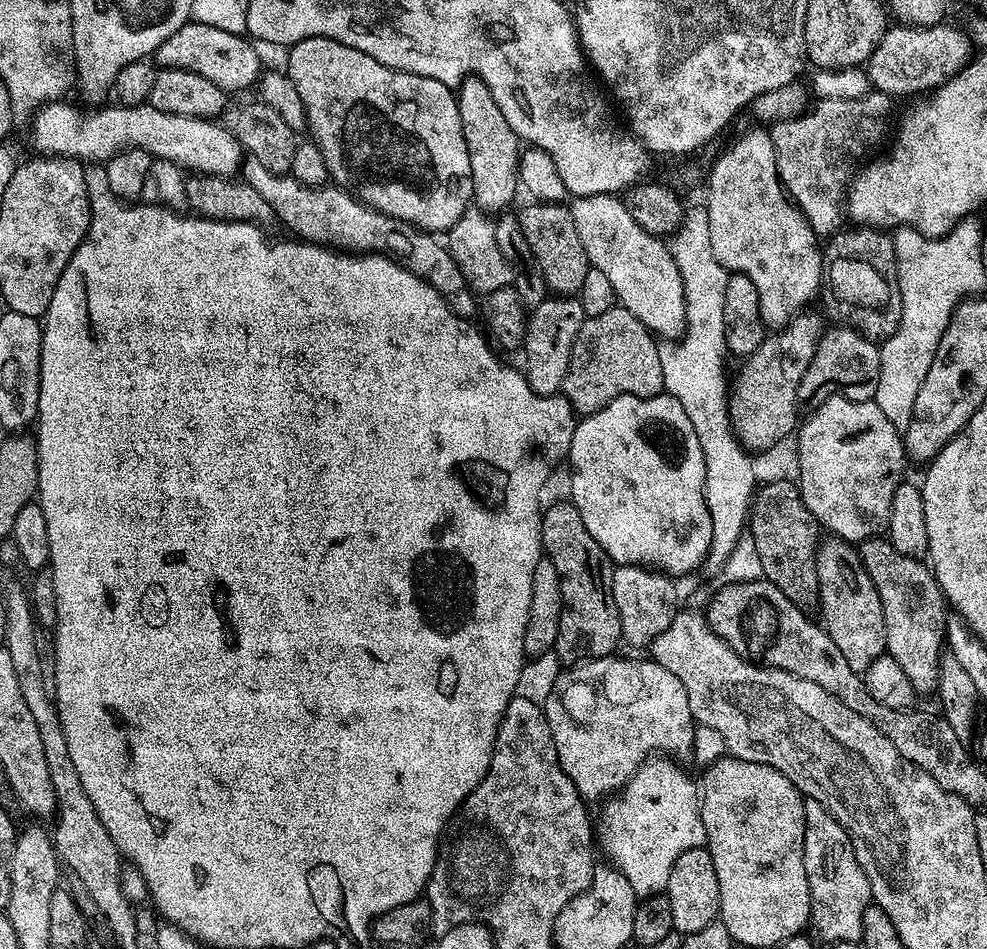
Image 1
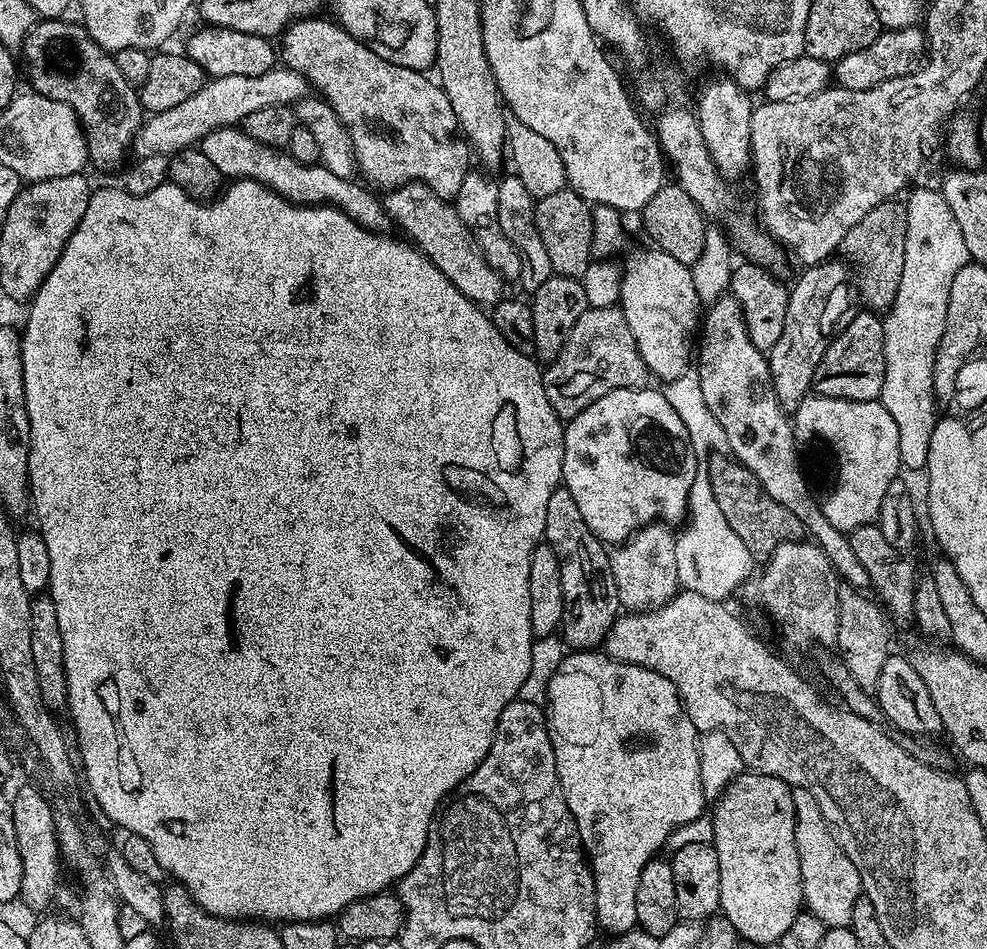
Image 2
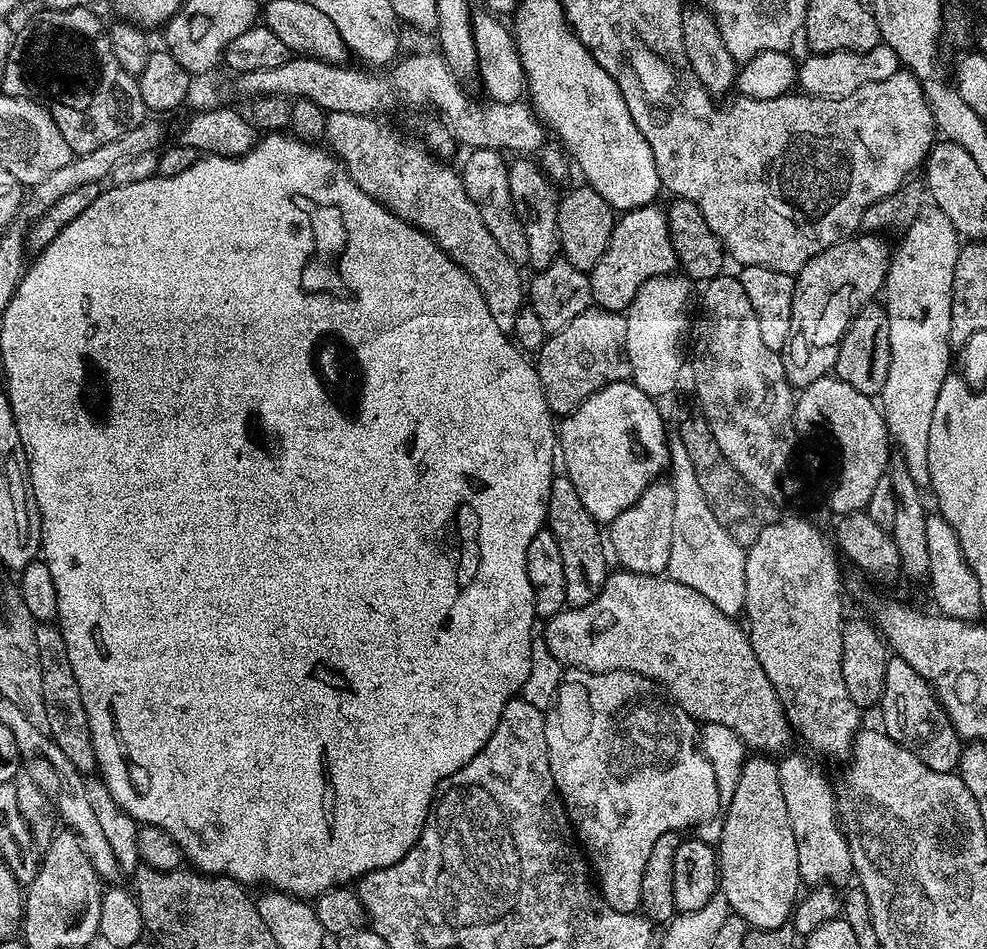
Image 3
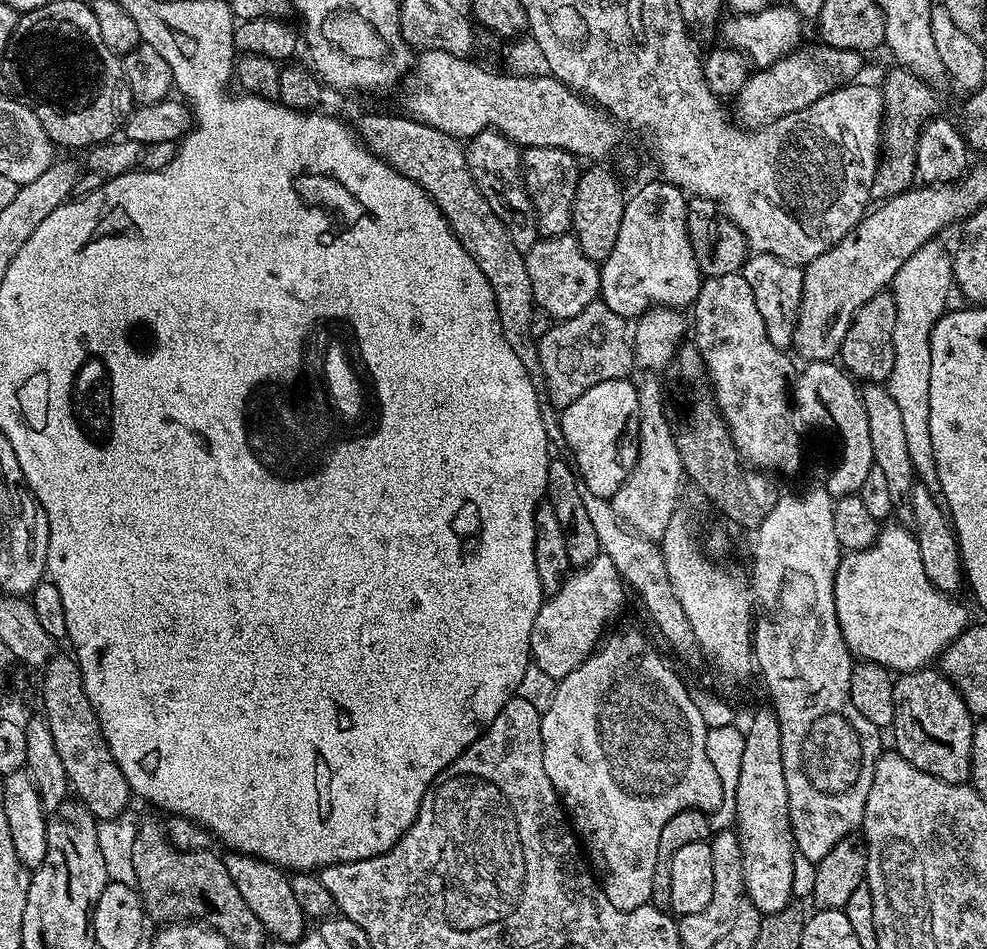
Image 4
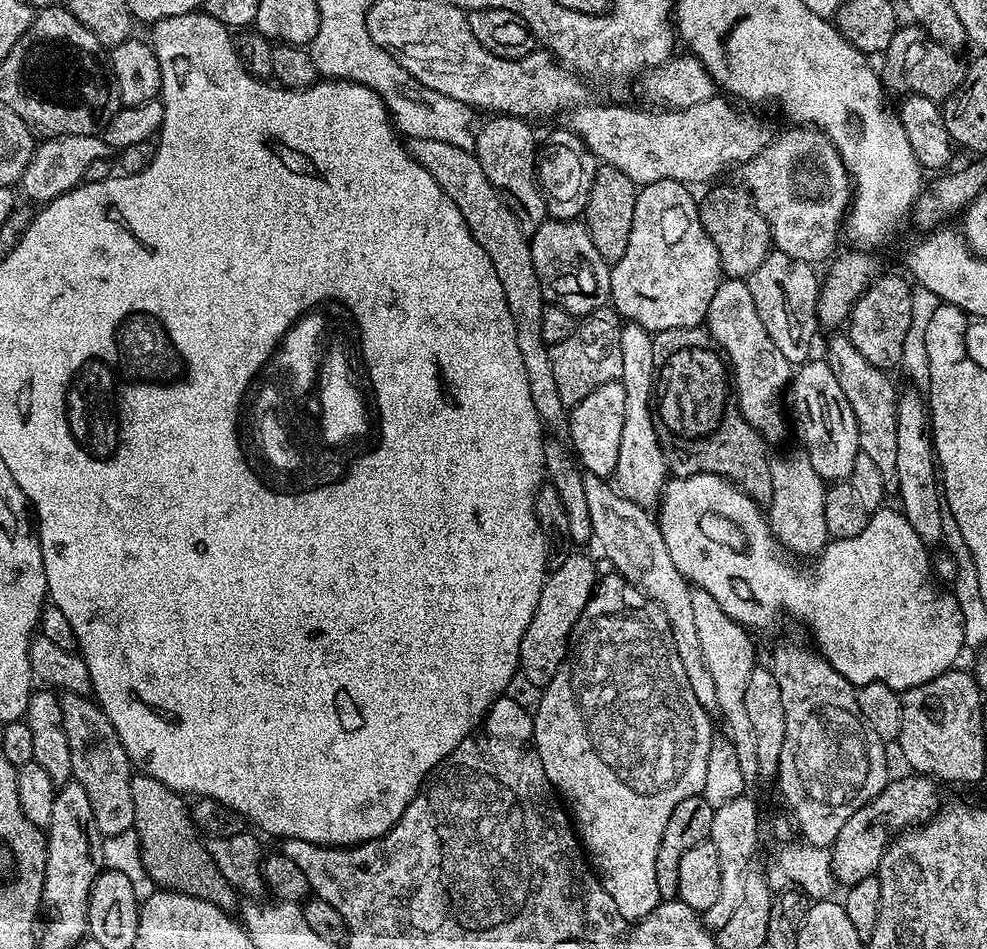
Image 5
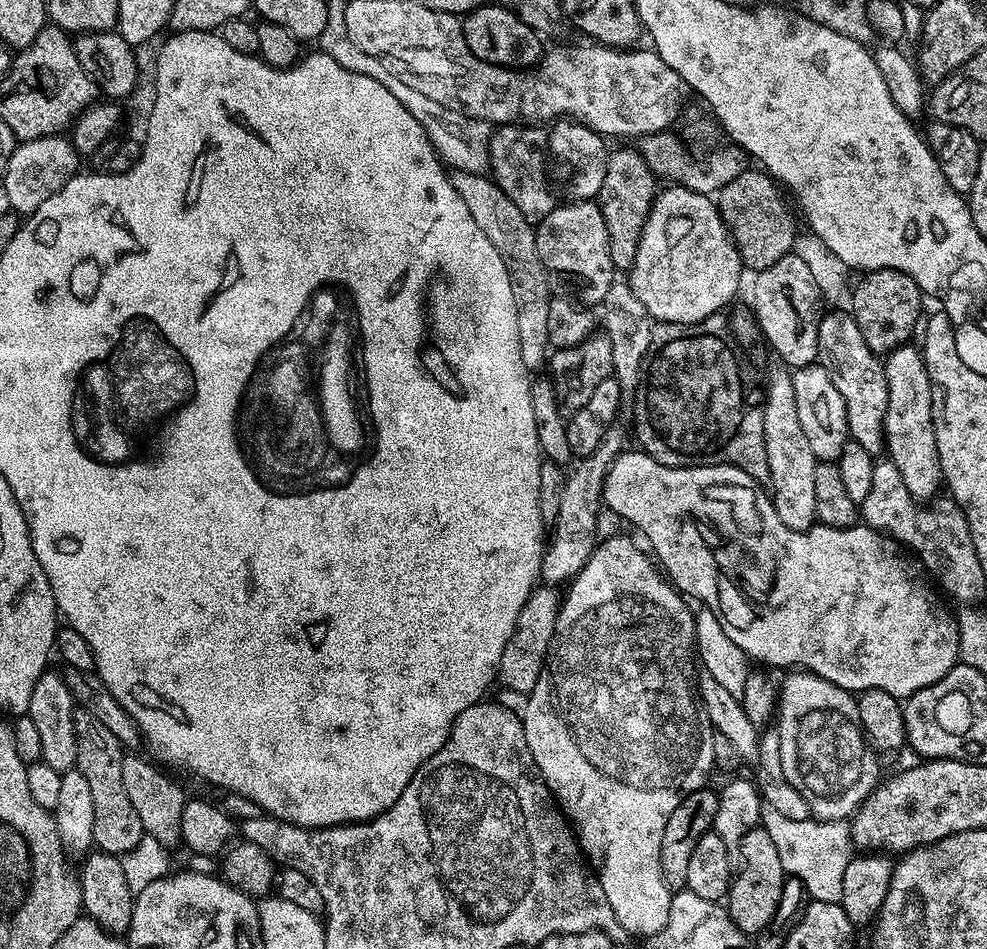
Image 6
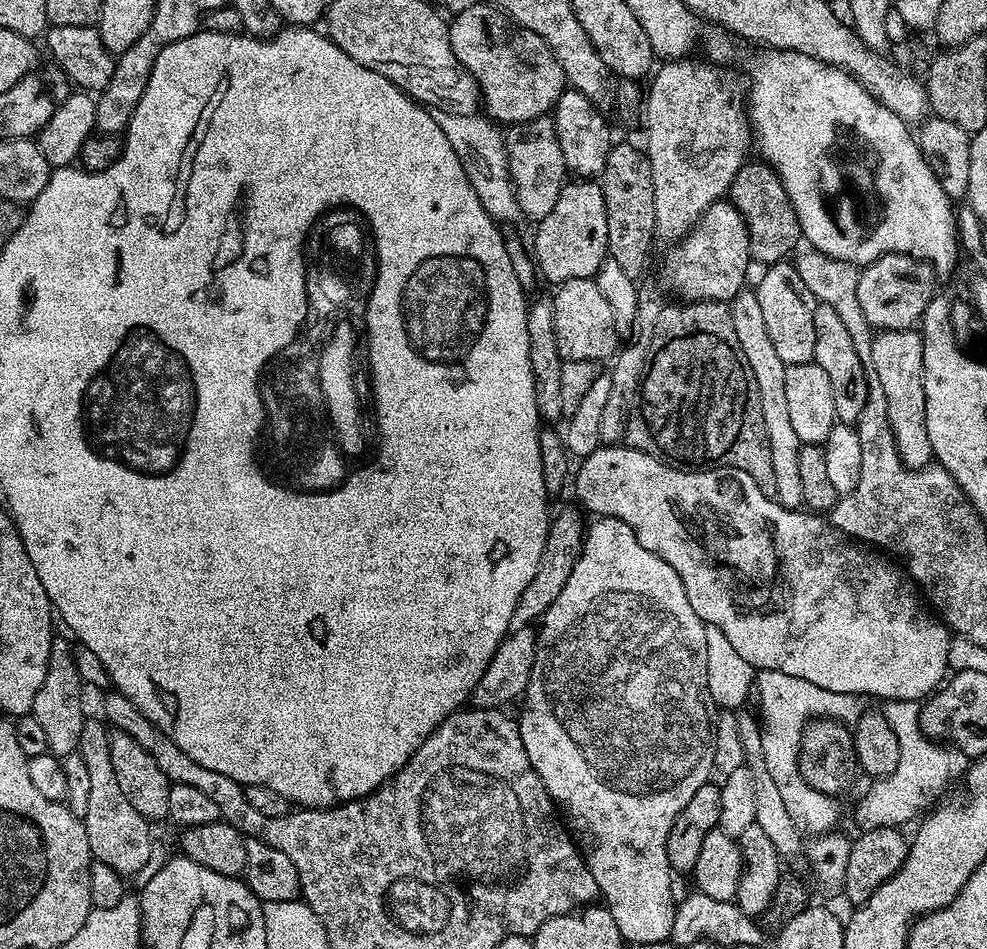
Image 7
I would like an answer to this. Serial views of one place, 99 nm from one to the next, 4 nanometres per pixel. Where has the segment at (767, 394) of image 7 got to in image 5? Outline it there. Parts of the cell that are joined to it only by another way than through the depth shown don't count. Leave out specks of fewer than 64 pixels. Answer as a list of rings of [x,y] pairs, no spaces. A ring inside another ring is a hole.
[[[803,450],[788,452],[785,456],[773,455],[770,459],[770,474],[774,482],[774,490],[766,515],[769,524],[772,525],[772,535],[776,537],[780,547],[789,553],[801,552],[804,556],[810,555],[809,557],[820,553],[830,539],[826,530],[826,508],[824,506],[826,481],[818,474],[818,470],[814,470],[814,466],[810,466],[810,458]]]

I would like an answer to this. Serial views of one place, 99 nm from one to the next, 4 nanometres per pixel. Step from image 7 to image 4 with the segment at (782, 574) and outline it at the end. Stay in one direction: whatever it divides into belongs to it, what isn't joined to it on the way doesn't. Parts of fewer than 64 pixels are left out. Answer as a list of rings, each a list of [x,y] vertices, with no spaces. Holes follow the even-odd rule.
[[[885,523],[877,531],[876,543],[841,555],[834,586],[838,626],[853,657],[861,661],[880,664],[896,674],[929,667],[969,627],[967,610],[952,600],[955,599],[949,593],[939,592],[930,578],[926,578],[926,566],[922,566],[918,542],[903,523]]]

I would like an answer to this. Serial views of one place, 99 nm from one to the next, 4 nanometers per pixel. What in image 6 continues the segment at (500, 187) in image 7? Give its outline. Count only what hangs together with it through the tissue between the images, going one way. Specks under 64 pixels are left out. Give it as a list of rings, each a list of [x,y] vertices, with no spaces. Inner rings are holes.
[[[328,8],[326,30],[322,30],[318,48],[319,51],[330,54],[330,58],[334,58],[334,62],[342,62],[342,66],[346,66],[346,70],[354,70],[358,74],[366,74],[366,78],[374,78],[378,82],[382,82],[382,86],[386,86],[386,90],[390,90],[390,94],[394,94],[394,98],[398,98],[398,102],[402,102],[402,106],[406,106],[406,110],[410,110],[410,114],[414,114],[414,118],[418,118],[422,130],[426,130],[426,134],[435,146],[441,160],[447,162],[453,169],[477,174],[489,171],[488,151],[494,131],[493,125],[487,124],[485,120],[470,118],[466,114],[458,114],[458,110],[450,110],[446,106],[442,106],[442,102],[434,102],[434,98],[426,98],[426,94],[418,94],[418,90],[414,90],[414,86],[406,86],[384,65],[382,60],[360,52],[358,46],[354,46],[350,34],[346,34],[344,8]]]

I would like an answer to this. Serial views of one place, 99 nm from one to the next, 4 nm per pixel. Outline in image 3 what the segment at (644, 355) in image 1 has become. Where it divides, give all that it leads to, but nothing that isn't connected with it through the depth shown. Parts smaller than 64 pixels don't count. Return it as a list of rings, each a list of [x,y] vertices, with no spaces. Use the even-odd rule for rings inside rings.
[[[590,306],[574,322],[545,339],[534,363],[548,407],[557,417],[567,416],[599,388],[631,377],[631,364],[625,352],[626,332],[627,322],[621,313]]]

